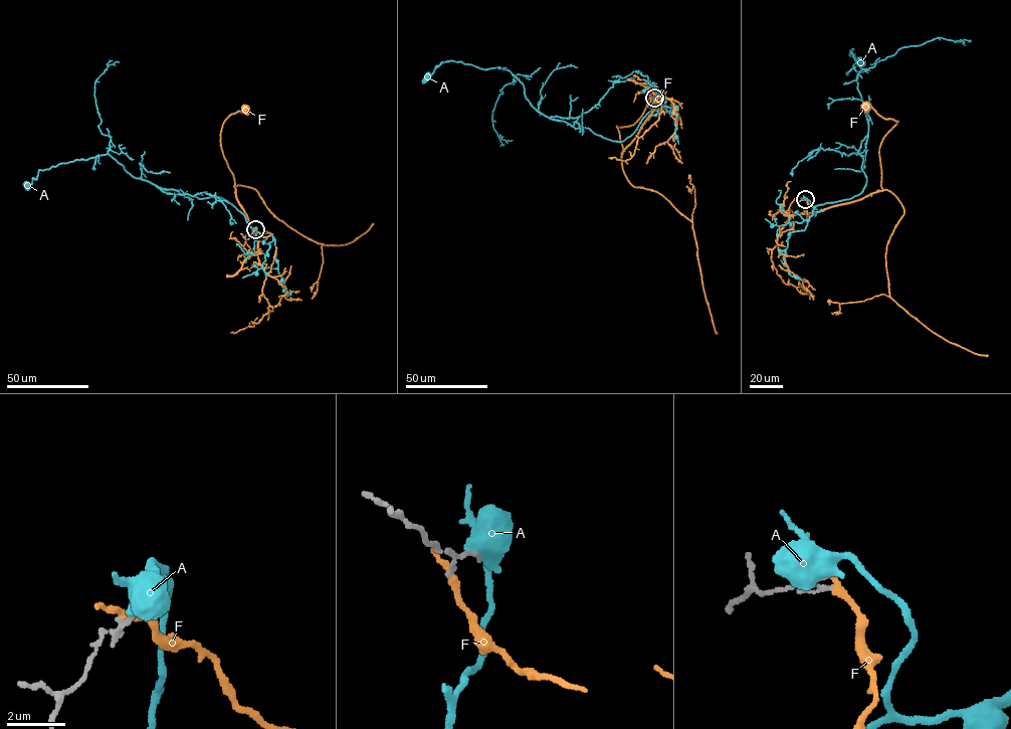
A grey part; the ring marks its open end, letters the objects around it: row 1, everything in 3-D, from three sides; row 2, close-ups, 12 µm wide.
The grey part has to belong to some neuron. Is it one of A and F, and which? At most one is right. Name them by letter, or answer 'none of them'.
none of them

